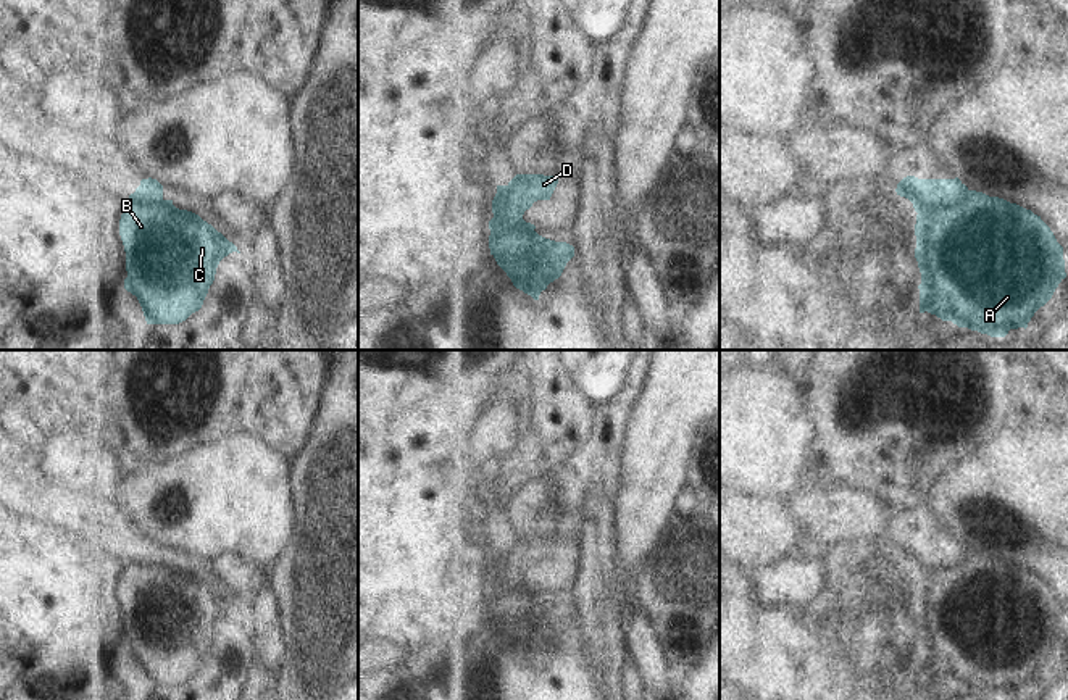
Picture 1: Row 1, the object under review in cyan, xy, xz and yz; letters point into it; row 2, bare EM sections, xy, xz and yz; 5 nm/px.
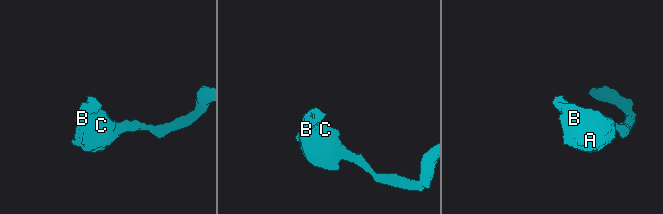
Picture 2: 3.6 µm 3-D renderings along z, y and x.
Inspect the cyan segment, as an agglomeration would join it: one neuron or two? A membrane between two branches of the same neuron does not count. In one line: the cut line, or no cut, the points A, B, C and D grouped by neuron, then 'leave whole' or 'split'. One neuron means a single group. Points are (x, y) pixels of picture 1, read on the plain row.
xz (505, 547), (497, 557), (497, 574), (507, 584), (533, 591) | A B C / D | split

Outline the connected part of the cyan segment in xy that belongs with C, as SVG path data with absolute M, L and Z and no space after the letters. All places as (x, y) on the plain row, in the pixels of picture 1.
M129 556L119 581L126 613L124 650L137 658L147 685L179 685L198 673L215 642L219 623L237 608L198 576L173 565L142 563Z

